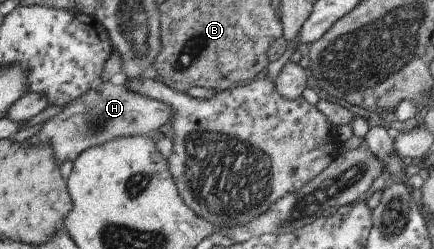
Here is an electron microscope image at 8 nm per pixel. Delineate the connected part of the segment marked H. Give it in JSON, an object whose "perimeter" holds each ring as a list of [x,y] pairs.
{"perimeter":[[[101,81],[96,88],[88,90],[80,97],[51,117],[39,132],[25,140],[28,145],[48,142],[58,166],[67,159],[73,162],[86,148],[110,141],[112,138],[151,134],[159,126],[168,124],[172,118],[170,106],[109,81]]]}

